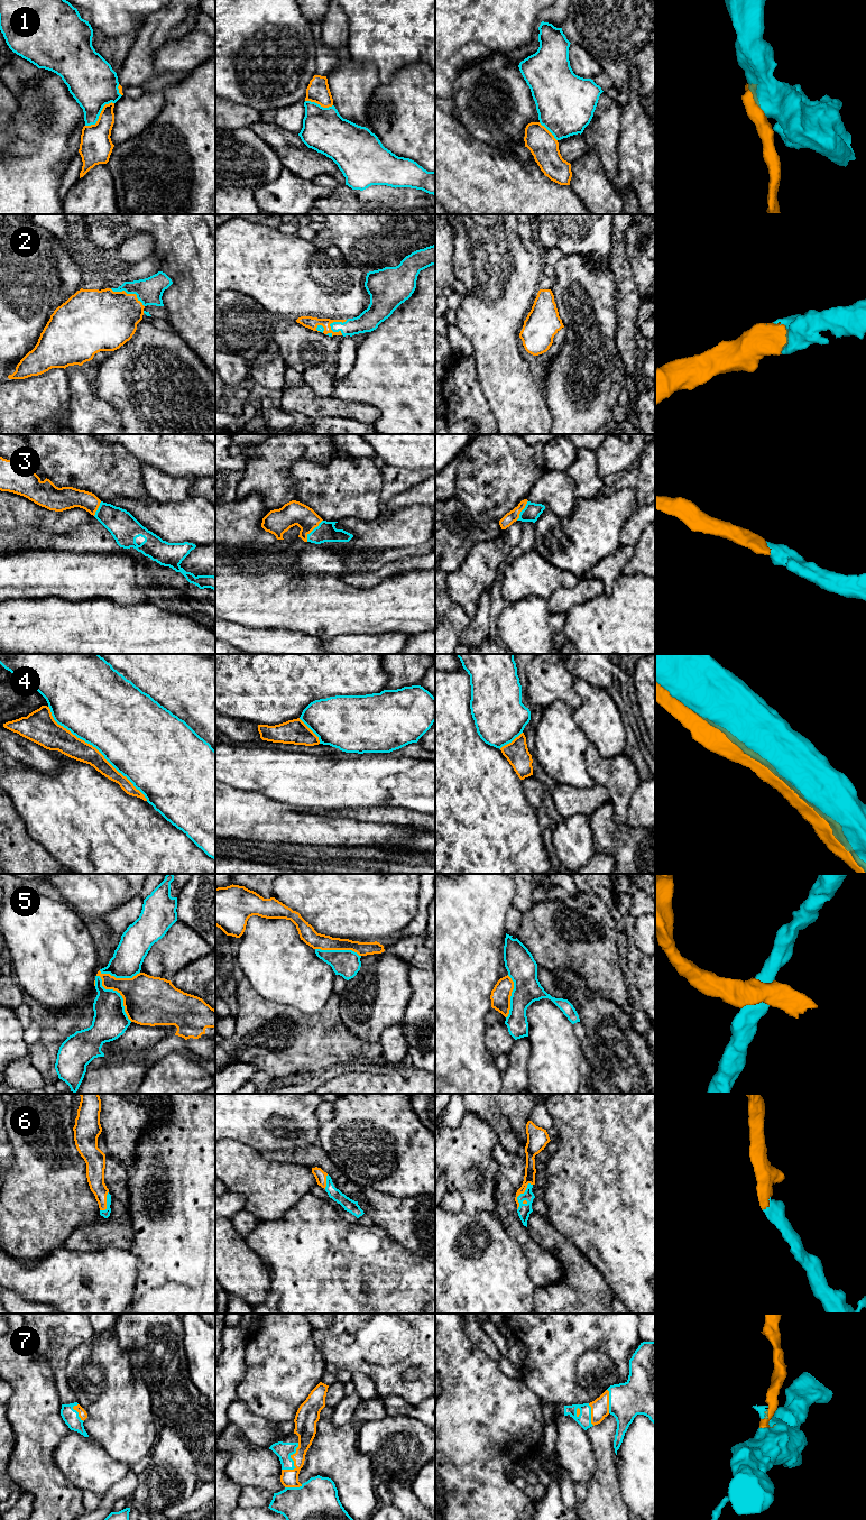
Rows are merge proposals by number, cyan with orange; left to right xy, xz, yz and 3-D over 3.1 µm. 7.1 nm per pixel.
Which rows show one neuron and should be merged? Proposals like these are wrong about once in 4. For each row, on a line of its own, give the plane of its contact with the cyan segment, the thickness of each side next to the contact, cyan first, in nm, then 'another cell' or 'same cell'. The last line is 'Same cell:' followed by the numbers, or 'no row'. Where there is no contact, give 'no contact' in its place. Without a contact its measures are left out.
1: xy | 340/240 nm | another cell
2: xz | 150/90 nm | same cell
3: xz | 140/180 nm | same cell
4: xy | 500/170 nm | another cell
5: xy | 260/360 nm | another cell
6: yz | 90/80 nm | same cell
7: xz | 120/150 nm | same cell
Same cell: 2, 3, 6, 7

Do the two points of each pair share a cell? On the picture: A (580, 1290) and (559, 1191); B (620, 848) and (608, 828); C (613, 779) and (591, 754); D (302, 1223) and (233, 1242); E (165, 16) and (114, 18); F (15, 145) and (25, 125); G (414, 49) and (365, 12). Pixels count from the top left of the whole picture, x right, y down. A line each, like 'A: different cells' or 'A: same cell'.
A: different cells
B: same cell
C: same cell
D: different cells
E: different cells
F: different cells
G: same cell

